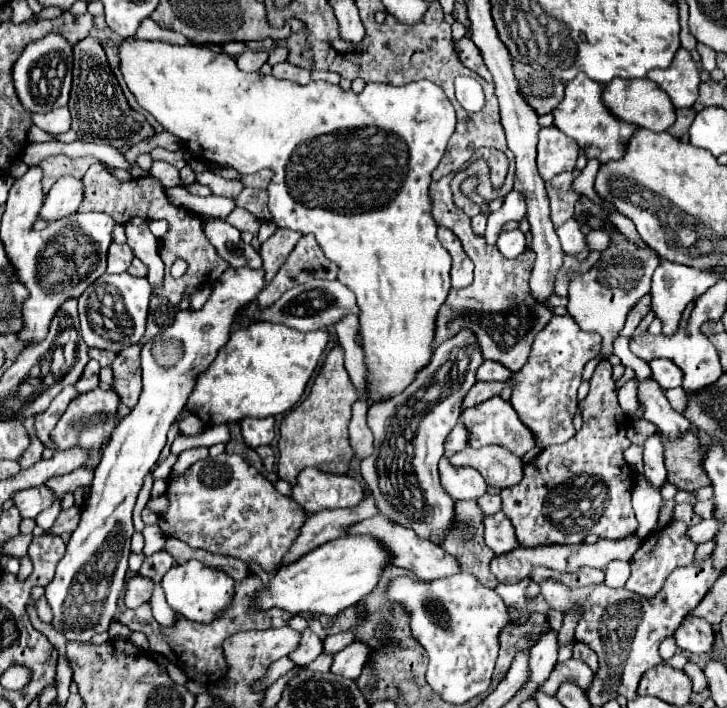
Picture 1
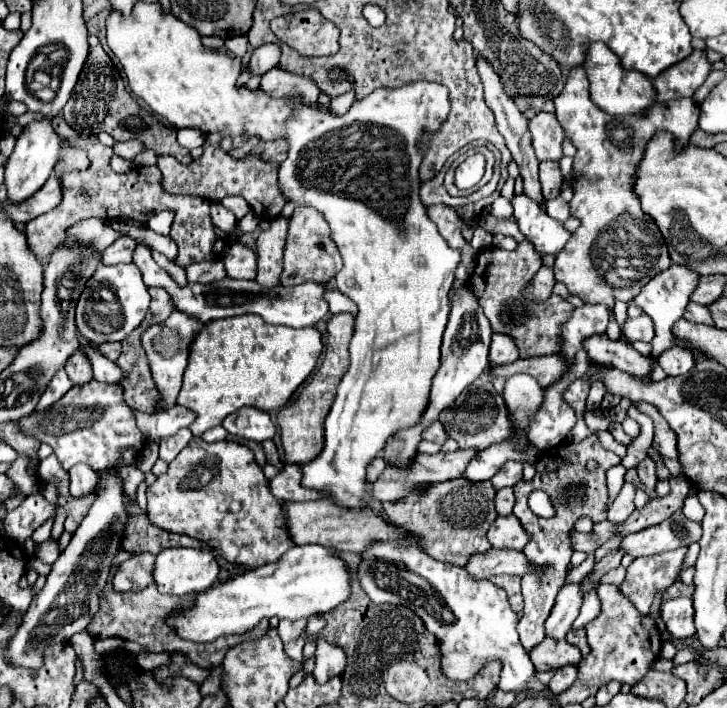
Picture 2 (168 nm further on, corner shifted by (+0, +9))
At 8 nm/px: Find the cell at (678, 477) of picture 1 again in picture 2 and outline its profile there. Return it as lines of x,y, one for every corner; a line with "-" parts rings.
638,402
640,412
648,414
654,420
654,442
652,446
666,458
678,460
678,446
674,440
674,430
670,430
670,424
662,418
662,414
658,414
656,406
648,404
648,402

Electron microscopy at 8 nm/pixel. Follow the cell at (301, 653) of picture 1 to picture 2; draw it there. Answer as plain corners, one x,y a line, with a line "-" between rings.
300,618
300,620
280,620
278,624
278,634
282,638
282,642
292,642
296,638
300,638
306,630
306,618

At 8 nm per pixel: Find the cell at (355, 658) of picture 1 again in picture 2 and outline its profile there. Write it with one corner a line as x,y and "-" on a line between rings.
318,640
318,650
316,650
316,668
314,668
314,678
316,682
326,682
328,678
342,674
346,668
346,652
340,646
328,644
326,640

